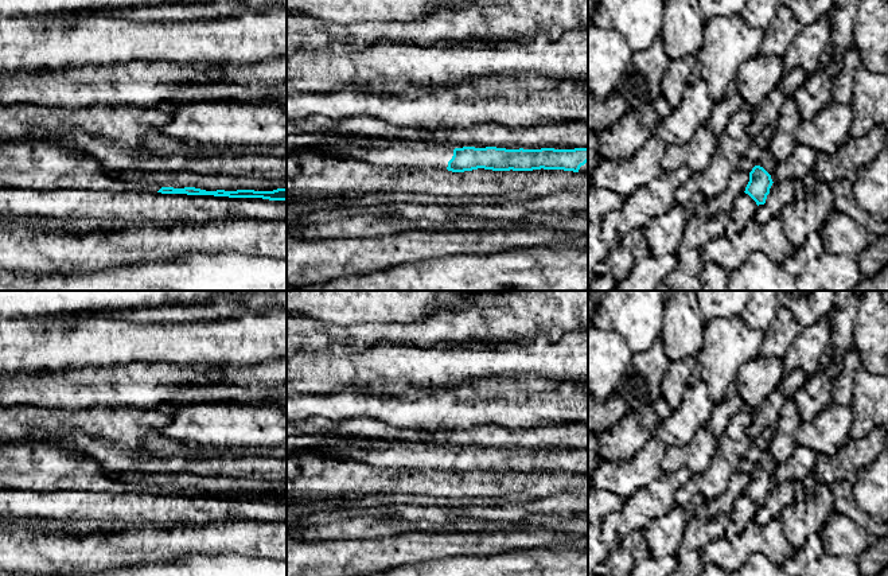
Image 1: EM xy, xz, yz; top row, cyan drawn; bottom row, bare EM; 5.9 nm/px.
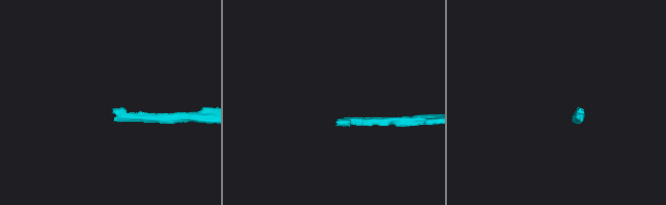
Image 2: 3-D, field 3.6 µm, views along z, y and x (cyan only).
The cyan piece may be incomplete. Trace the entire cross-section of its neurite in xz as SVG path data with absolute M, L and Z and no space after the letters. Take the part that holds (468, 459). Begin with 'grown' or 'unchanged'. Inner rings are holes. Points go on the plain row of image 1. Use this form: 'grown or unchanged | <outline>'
grown | M338 437L332 445L313 454L331 459L348 459L370 464L389 475L406 470L435 470L452 474L472 471L533 472L564 471L588 475L588 448L575 451L506 451L496 448L448 449L408 440L371 437L359 445L355 437Z

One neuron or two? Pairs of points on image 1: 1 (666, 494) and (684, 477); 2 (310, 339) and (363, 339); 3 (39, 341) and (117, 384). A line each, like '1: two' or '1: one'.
1: one
2: one
3: two

